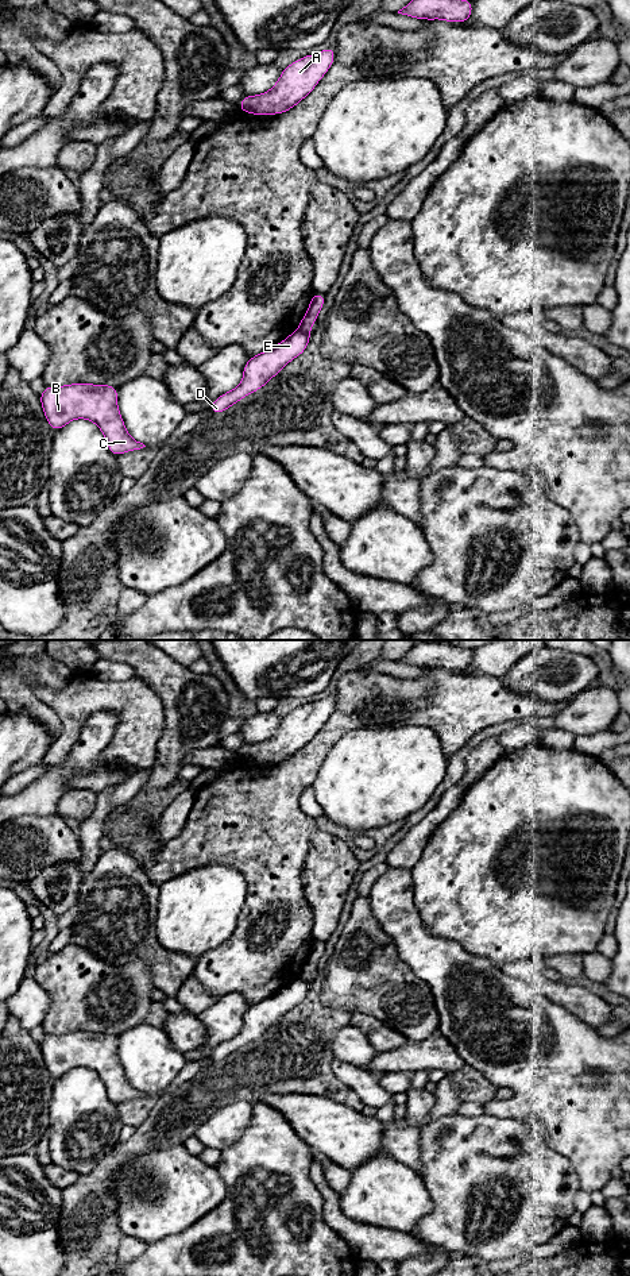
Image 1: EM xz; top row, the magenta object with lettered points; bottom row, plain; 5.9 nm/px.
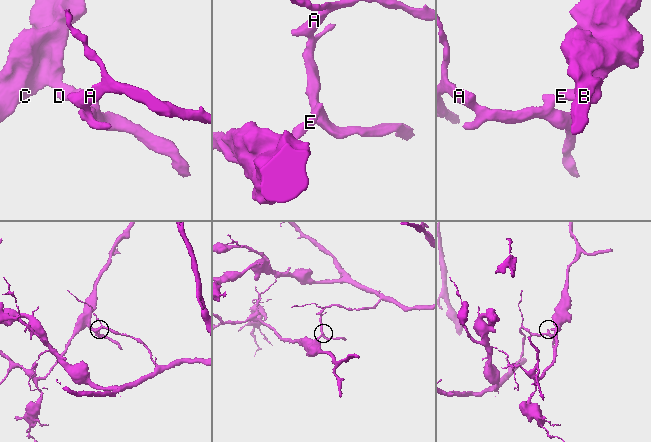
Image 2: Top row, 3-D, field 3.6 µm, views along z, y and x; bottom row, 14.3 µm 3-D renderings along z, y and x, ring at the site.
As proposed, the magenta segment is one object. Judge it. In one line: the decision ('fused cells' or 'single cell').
fused cells

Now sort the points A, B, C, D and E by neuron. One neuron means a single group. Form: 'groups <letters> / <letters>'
groups A / B C D E

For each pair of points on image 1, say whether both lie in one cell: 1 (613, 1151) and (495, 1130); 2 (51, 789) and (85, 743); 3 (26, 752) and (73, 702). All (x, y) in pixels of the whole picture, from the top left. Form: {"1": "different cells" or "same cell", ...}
{"1": "different cells", "2": "same cell", "3": "different cells"}

